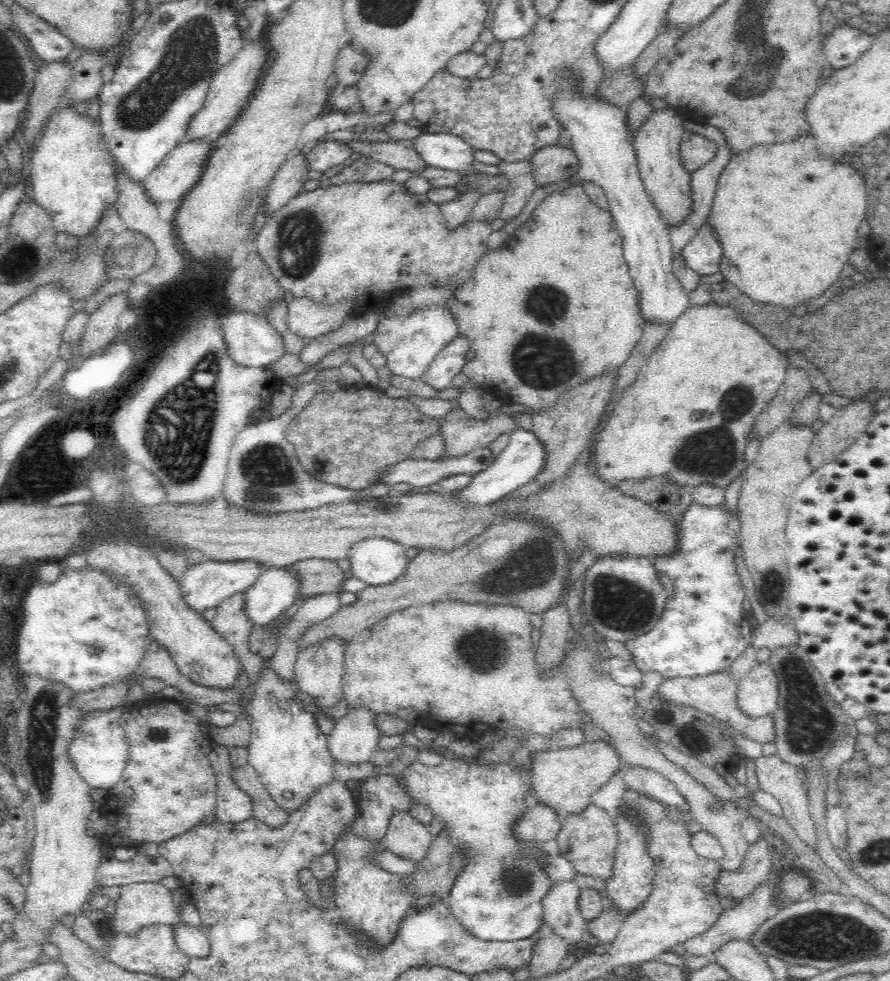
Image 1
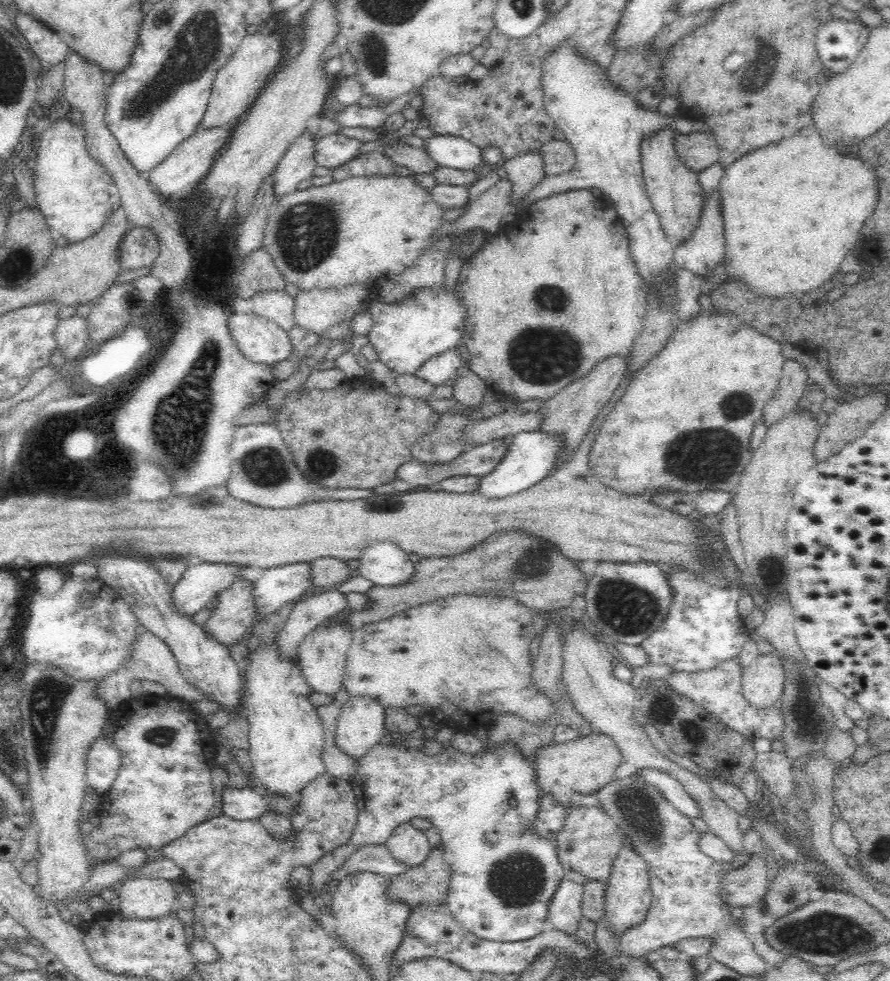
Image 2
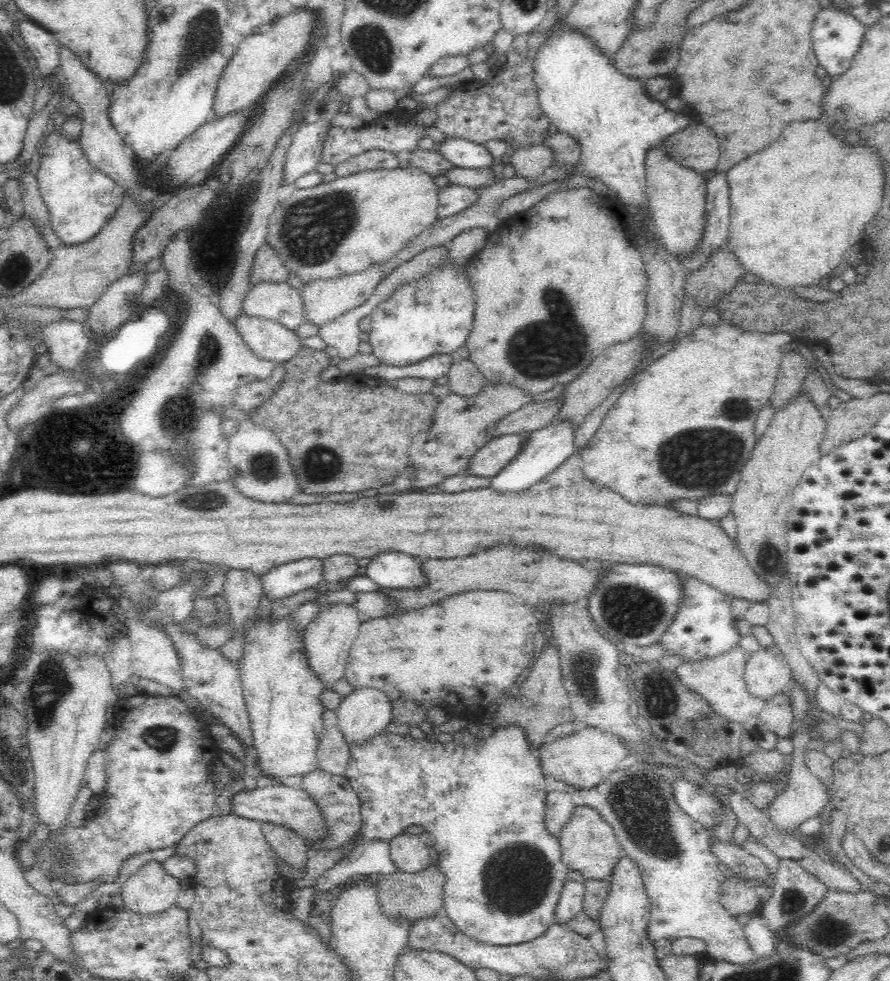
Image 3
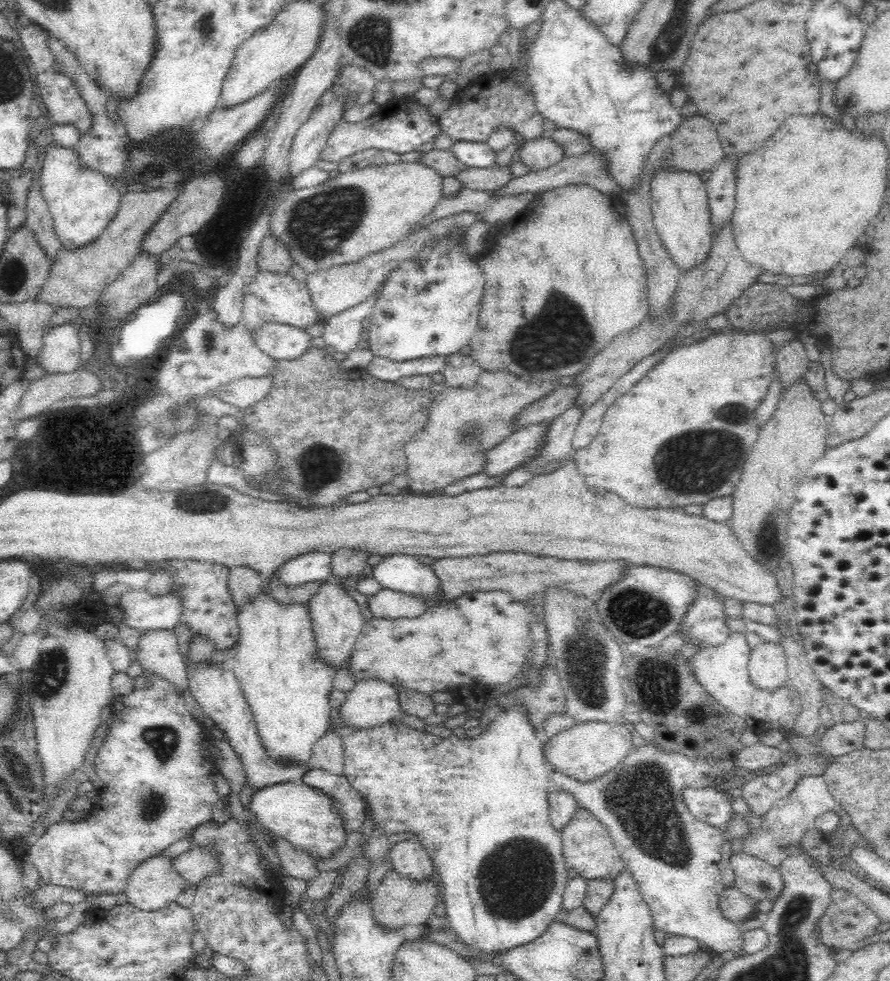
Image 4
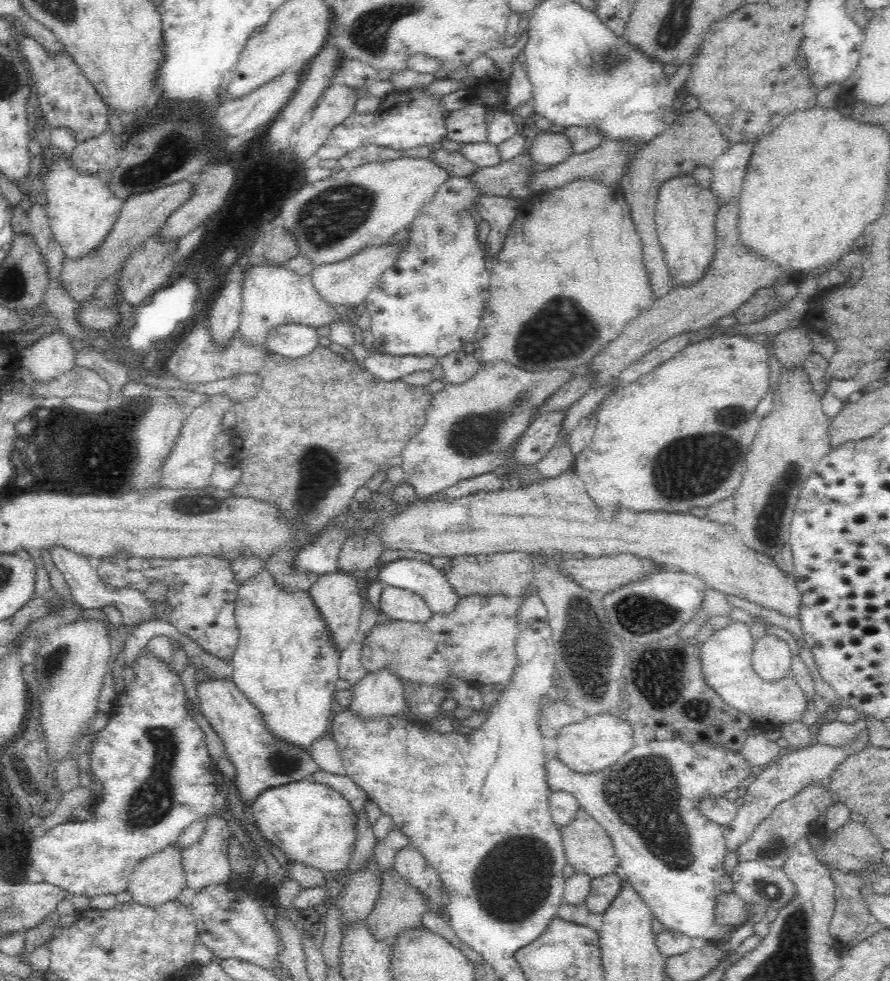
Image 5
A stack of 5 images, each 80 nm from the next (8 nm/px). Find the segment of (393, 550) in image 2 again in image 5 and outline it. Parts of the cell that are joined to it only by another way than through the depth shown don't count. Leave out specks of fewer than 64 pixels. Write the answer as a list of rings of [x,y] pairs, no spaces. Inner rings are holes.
[[[398,558],[392,562],[380,566],[377,580],[384,585],[407,588],[414,591],[424,599],[433,614],[448,616],[455,609],[460,600],[457,592],[454,592],[452,585],[446,580],[445,574],[434,565],[417,559]]]

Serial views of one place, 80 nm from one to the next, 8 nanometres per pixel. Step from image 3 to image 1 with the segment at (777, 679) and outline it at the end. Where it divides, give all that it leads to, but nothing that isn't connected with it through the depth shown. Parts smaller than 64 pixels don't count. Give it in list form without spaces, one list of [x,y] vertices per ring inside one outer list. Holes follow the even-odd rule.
[[[768,661],[756,662],[738,684],[736,703],[746,717],[773,715],[778,706],[778,681]]]

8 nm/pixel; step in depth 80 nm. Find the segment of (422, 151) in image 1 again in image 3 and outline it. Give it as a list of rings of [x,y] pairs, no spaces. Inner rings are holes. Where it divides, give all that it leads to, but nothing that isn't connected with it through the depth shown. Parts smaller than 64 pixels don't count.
[[[448,137],[438,146],[434,146],[434,149],[457,168],[485,168],[495,163],[484,144],[476,144],[466,139]]]

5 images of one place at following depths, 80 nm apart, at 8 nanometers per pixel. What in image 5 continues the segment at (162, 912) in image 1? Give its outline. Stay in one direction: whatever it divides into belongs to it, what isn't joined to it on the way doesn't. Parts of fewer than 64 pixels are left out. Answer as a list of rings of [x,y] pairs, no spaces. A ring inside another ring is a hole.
[[[176,843],[170,844],[170,846],[142,859],[134,867],[127,884],[127,891],[131,894],[131,900],[146,906],[160,906],[160,904],[177,900],[176,896],[187,887],[186,875],[181,863],[183,850],[176,846]]]

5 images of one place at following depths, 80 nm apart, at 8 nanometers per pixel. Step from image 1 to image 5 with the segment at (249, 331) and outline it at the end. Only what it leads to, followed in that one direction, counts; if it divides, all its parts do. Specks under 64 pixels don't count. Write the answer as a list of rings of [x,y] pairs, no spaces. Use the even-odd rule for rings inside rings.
[[[286,323],[276,327],[265,340],[268,354],[286,358],[300,358],[310,354],[318,344],[316,328],[303,324]]]

